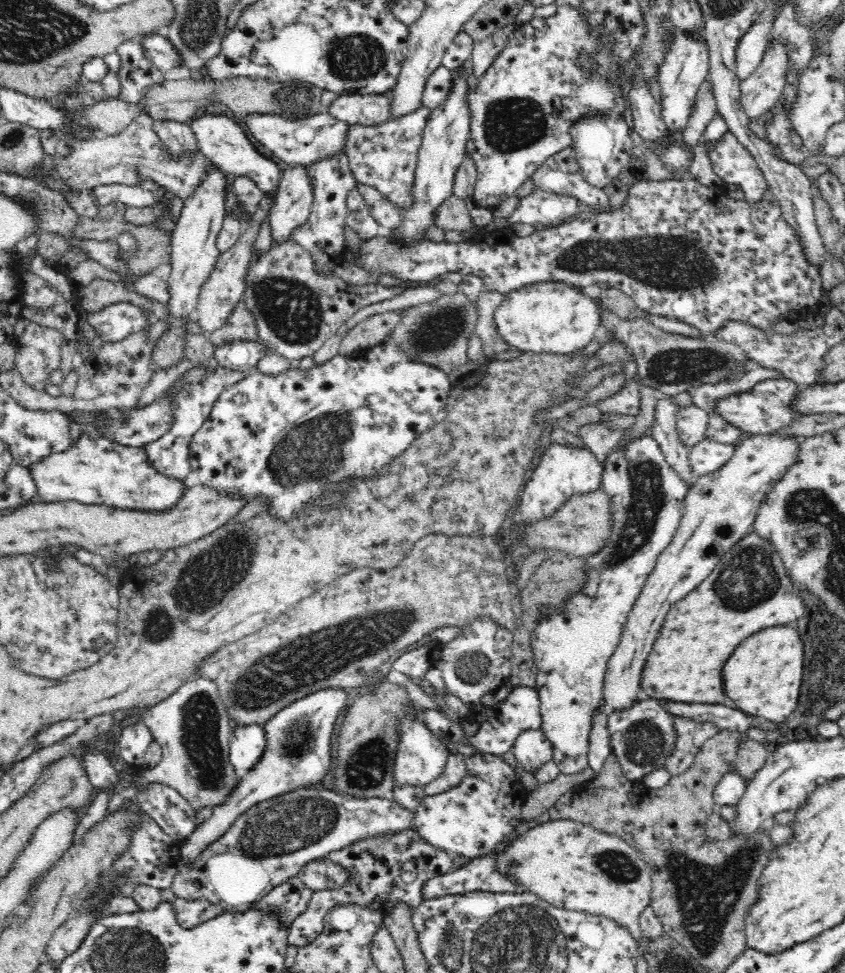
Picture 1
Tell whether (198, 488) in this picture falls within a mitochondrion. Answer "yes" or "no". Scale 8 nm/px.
no

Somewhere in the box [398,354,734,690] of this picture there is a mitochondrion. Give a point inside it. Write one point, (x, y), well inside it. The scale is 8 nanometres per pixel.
(647, 499)

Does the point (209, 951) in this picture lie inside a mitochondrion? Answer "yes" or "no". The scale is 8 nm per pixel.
no

